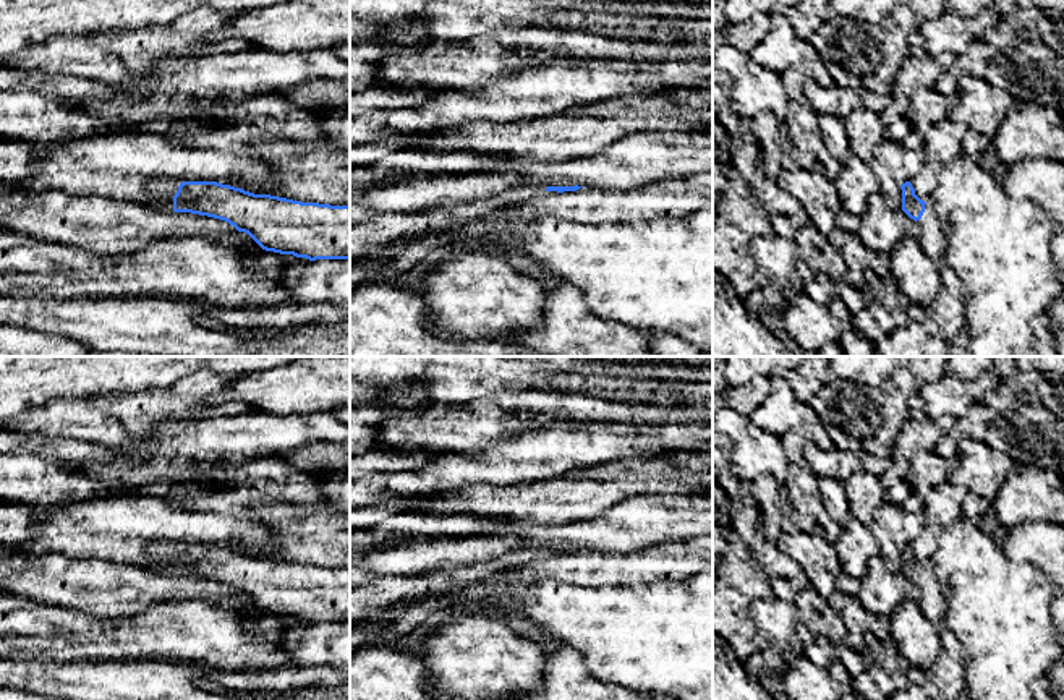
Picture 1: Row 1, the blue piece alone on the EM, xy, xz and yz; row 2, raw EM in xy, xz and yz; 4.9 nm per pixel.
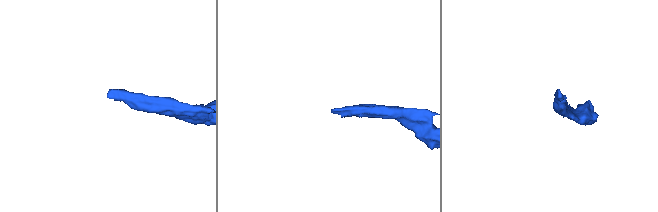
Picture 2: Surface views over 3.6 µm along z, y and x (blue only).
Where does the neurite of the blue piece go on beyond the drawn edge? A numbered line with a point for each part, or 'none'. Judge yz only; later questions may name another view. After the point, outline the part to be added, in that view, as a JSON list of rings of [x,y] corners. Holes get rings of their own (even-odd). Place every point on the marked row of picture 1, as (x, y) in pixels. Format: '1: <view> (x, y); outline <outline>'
1: yz (933, 239); outline [[[931,203],[925,204],[925,212],[917,224],[920,228],[918,240],[925,253],[936,261],[943,261],[947,246],[947,237]]]

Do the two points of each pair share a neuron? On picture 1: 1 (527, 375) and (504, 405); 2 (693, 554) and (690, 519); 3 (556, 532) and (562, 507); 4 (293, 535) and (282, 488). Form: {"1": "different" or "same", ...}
{"1": "different", "2": "different", "3": "different", "4": "different"}

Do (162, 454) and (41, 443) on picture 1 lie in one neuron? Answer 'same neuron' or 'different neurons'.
different neurons

